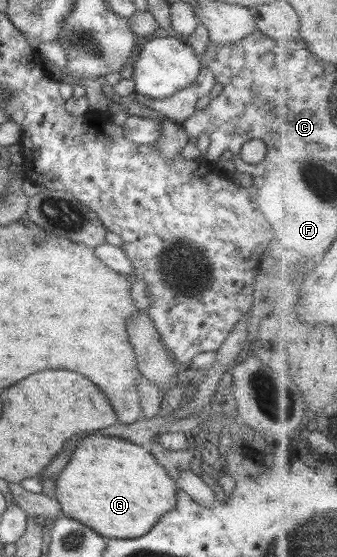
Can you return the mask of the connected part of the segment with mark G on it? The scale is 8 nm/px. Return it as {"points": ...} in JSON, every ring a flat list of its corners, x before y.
{"points":[[86,436,74,448,66,468,55,478,55,496,60,507,60,514,82,522,83,526,90,528,96,535,104,539,132,539,132,536,144,536,148,528,160,520,164,512,175,508,175,481,166,476,164,468,156,464,156,460,144,450,145,446,128,444,108,436]]}

